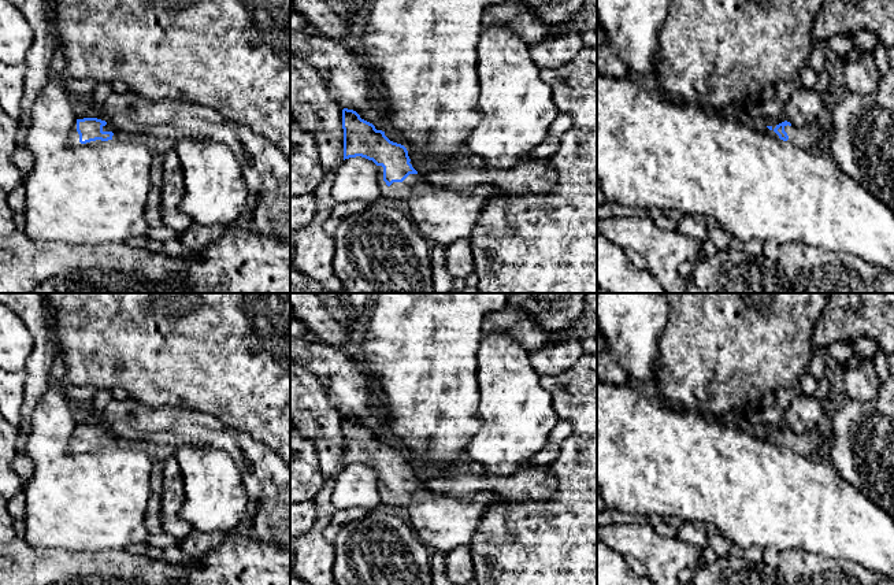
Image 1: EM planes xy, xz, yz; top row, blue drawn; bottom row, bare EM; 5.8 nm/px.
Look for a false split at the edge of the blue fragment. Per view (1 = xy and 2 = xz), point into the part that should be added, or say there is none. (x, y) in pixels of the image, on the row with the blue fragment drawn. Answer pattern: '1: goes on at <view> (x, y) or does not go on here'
1: goes on at xy (74, 137)
2: goes on at xz (444, 215)

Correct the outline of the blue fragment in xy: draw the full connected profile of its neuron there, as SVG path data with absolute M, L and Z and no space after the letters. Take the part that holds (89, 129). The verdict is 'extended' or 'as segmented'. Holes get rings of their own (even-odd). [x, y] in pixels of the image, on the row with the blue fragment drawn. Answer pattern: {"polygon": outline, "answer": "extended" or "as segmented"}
{"polygon": "M77 115L71 126L70 142L74 147L92 145L101 141L119 138L115 129L105 121Z", "answer": "extended"}

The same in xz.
{"polygon": "M342 110L344 129L344 160L361 156L372 160L378 166L378 186L381 199L386 203L400 204L405 208L419 232L433 244L448 247L461 238L470 237L478 216L486 201L491 197L500 197L504 193L493 185L479 185L468 189L455 189L435 186L424 181L408 156L404 145L390 141L385 132L376 130L375 126L353 111Z", "answer": "extended"}

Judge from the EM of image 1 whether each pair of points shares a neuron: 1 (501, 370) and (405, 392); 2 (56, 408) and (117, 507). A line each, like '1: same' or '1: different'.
1: different
2: same

